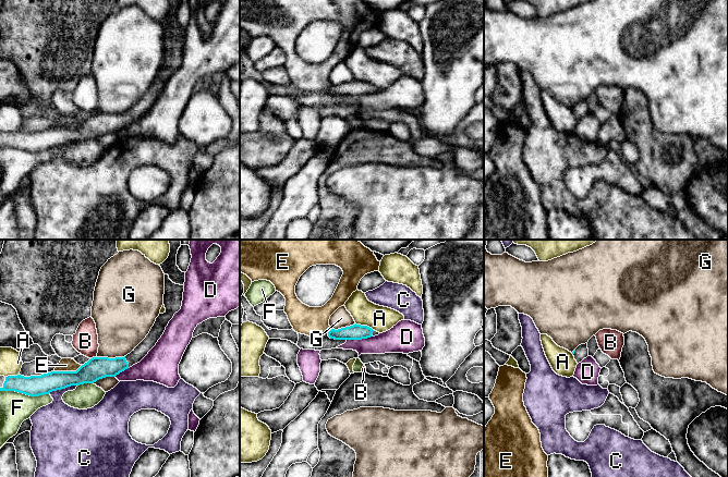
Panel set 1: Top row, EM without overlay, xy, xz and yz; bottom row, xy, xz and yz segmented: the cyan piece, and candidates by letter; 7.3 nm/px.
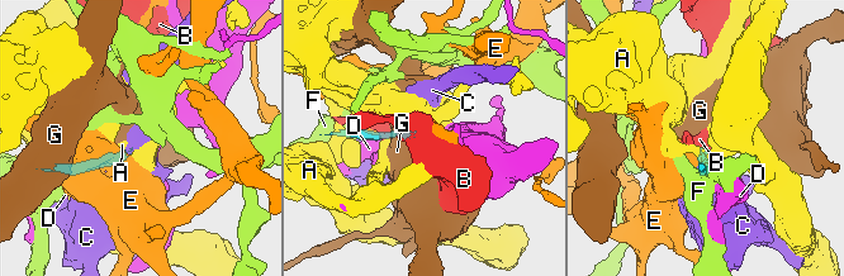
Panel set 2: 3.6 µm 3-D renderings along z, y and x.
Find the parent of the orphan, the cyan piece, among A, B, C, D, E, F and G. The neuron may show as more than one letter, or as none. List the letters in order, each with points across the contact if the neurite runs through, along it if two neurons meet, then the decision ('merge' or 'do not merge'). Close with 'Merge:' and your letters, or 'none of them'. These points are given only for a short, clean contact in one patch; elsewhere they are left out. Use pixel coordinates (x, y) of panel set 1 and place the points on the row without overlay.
A: do not merge
B: border xy (95, 112), (90, 114); do not merge
C: border xy (76, 141), (52, 146), (48, 149); do not merge
D: do not merge
E: border xy (82, 121), (75, 126), (53, 127); do not merge
F: do not merge
G: border xy (124, 111), (96, 113); do not merge
Merge: none of them

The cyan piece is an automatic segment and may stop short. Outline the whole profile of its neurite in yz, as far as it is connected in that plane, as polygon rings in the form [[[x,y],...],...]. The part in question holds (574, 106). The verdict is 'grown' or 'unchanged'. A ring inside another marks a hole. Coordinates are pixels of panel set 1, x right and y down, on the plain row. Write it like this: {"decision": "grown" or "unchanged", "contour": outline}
{"decision": "grown", "contour": [[[587,99],[579,101],[573,108],[572,108],[574,115],[577,119],[581,119],[584,114],[589,112],[589,105]]]}

